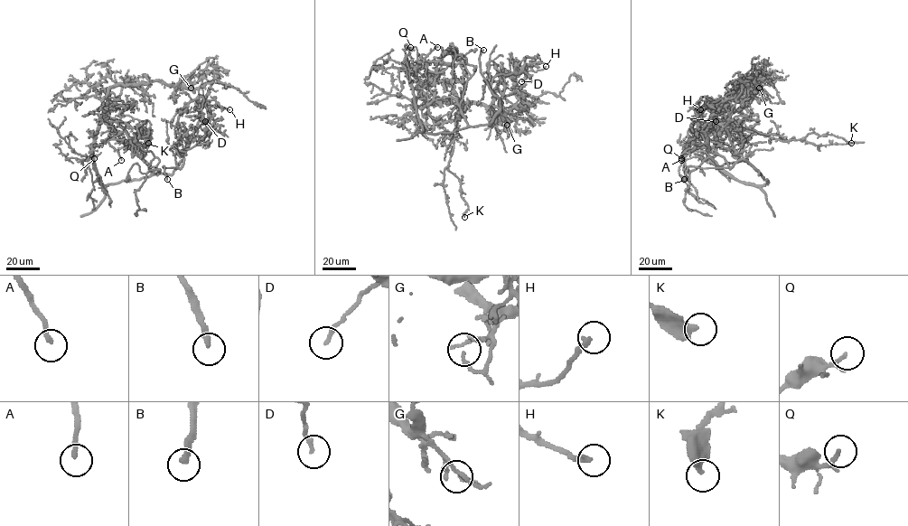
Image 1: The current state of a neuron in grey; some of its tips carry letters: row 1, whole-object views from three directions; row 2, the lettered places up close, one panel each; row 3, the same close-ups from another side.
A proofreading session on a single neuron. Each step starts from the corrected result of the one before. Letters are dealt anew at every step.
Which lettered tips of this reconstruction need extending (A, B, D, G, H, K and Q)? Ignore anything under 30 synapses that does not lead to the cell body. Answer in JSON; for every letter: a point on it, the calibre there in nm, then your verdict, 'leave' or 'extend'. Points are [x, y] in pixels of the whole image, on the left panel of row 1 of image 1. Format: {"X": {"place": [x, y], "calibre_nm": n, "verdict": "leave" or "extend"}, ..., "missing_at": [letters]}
{"A": {"place": [121, 160], "calibre_nm": 200, "verdict": "extend"}, "B": {"place": [167, 179], "calibre_nm": 240, "verdict": "extend"}, "D": {"place": [205, 121], "calibre_nm": 160, "verdict": "leave"}, "G": {"place": [191, 88], "calibre_nm": 140, "verdict": "leave"}, "H": {"place": [229, 109], "calibre_nm": 240, "verdict": "leave"}, "K": {"place": [148, 143], "calibre_nm": 420, "verdict": "leave"}, "Q": {"place": [94, 158], "calibre_nm": 110, "verdict": "extend"}, "missing_at": ["A", "B", "Q"]}

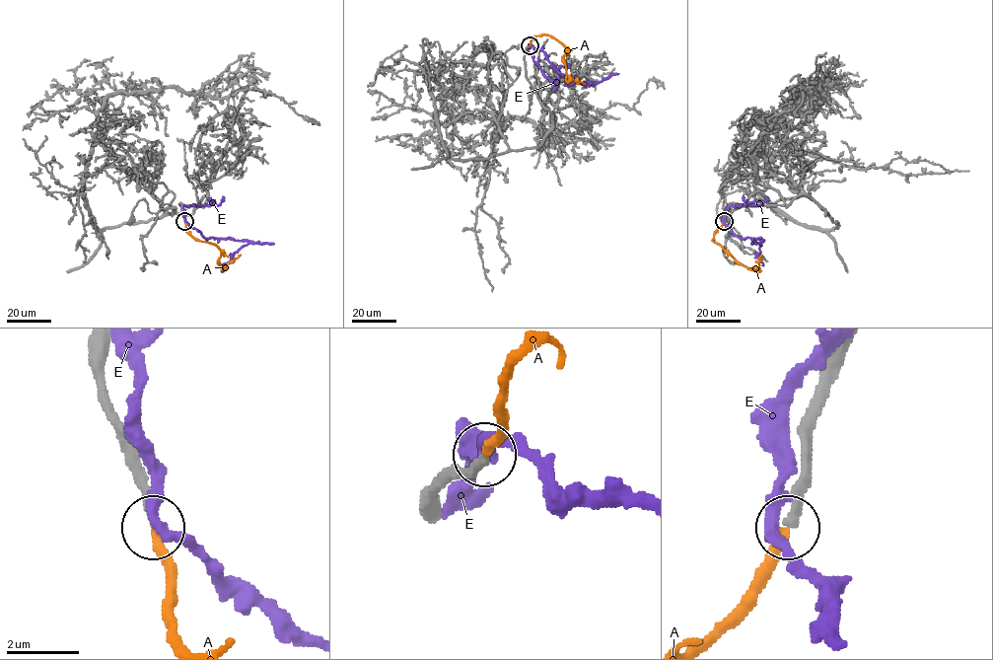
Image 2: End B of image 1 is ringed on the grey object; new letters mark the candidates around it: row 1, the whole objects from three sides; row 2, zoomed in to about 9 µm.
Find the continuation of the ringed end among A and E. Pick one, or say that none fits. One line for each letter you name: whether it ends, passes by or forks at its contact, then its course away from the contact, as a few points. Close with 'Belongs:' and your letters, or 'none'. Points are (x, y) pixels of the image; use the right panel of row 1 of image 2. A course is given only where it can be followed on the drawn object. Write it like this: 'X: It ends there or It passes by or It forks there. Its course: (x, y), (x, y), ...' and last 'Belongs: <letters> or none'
A: It ends there. Its course: (724, 221), (714, 233), (714, 242), (743, 265), (758, 271), (762, 255)
Belongs: A

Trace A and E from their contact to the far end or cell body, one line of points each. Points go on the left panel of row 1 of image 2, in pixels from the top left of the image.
A: (184, 221), (189, 233), (198, 240), (213, 244), (221, 251), (218, 261), (221, 271), (241, 255)
E: (184, 220), (207, 238), (249, 242), (234, 253), (232, 258), (218, 265)

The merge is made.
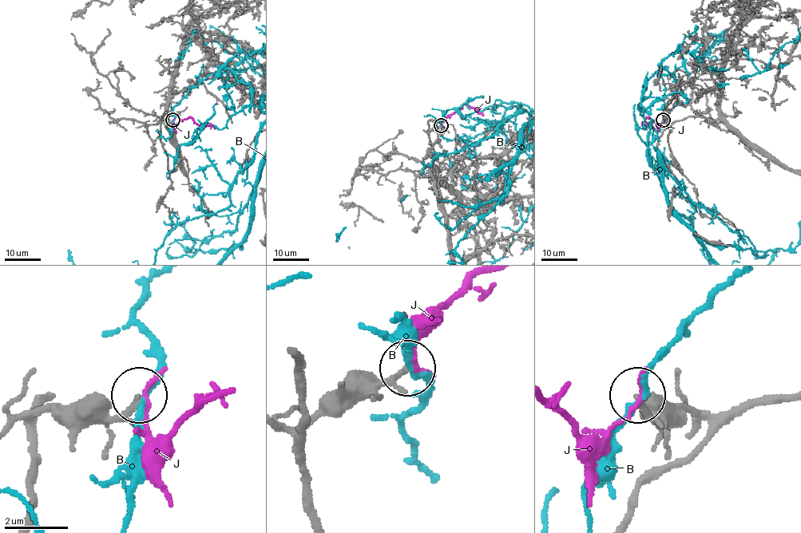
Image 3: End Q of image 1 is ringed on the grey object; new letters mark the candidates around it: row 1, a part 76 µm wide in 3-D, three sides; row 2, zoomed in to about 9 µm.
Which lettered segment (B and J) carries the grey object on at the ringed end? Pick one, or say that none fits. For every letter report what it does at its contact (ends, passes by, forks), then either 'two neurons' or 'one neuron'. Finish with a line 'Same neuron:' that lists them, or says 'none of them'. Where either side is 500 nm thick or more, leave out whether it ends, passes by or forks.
B: it passes by; two neurons
J: it ends; two neurons
Same neuron: none of them

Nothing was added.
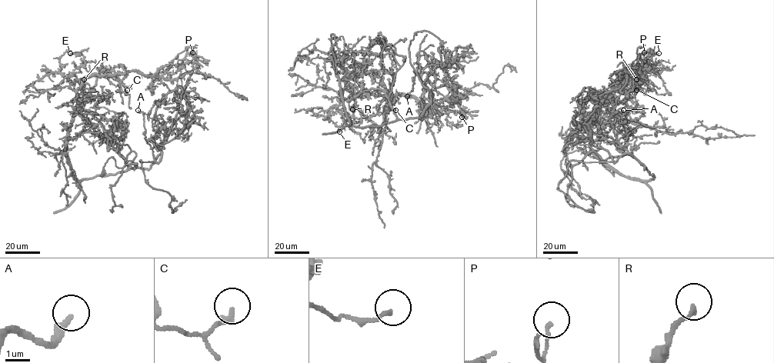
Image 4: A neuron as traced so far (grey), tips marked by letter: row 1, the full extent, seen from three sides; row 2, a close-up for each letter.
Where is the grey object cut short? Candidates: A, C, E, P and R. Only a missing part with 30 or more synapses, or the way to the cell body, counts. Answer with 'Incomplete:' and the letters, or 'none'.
Incomplete: A

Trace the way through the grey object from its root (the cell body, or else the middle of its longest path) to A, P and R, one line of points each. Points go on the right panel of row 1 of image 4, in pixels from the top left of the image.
A: (615, 144), (618, 150), (632, 154), (646, 168), (628, 153), (615, 162), (599, 144), (617, 113), (623, 110)
P: (615, 144), (618, 128), (598, 122), (592, 114), (617, 88), (622, 71), (641, 74), (638, 61), (644, 52)
R: (615, 144), (618, 128), (635, 106), (634, 82), (636, 79)

